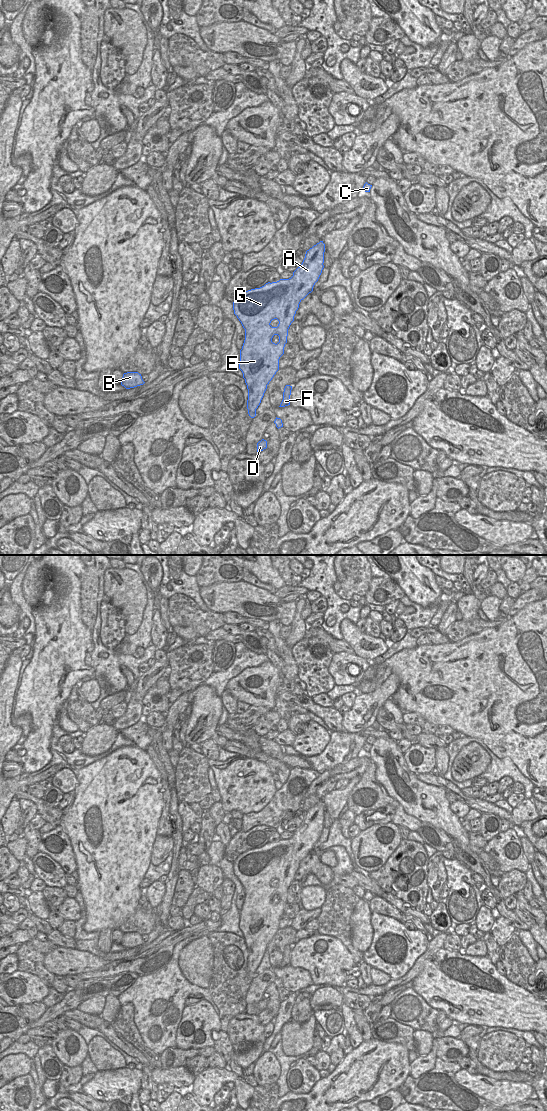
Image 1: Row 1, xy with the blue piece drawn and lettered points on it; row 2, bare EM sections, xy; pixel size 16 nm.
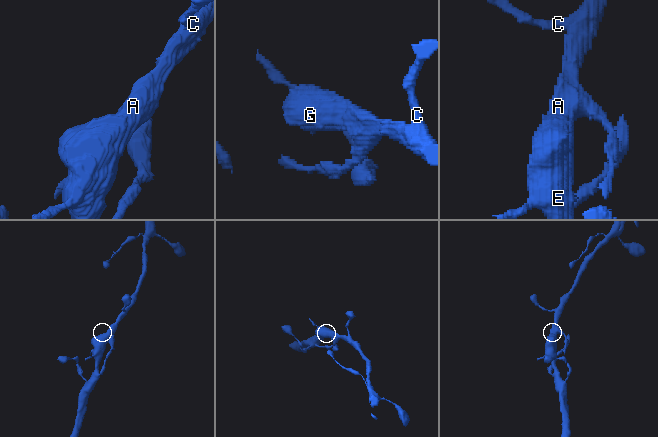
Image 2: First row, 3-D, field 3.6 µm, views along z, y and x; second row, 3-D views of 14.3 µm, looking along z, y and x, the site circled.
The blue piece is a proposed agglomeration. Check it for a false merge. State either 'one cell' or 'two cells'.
one cell

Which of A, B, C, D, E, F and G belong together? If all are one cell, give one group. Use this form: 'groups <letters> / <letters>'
groups A B C D E F G

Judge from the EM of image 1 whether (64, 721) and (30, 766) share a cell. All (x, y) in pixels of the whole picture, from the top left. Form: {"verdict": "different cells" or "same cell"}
{"verdict": "different cells"}

